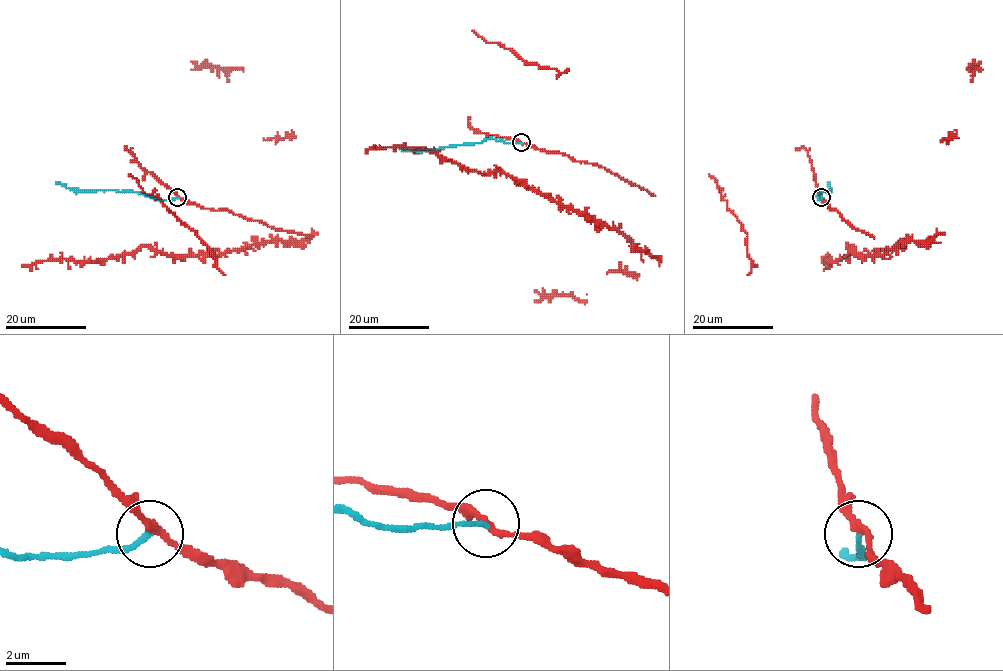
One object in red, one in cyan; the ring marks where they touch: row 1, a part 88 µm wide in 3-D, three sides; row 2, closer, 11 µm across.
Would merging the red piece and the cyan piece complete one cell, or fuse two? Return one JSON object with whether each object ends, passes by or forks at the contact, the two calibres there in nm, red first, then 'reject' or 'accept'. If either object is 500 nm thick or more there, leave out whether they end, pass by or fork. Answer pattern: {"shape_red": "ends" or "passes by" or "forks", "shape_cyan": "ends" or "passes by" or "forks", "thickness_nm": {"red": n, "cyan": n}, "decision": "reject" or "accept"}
{"shape_red": "passes by", "shape_cyan": "ends", "thickness_nm": {"red": 190, "cyan": 170}, "decision": "reject"}

